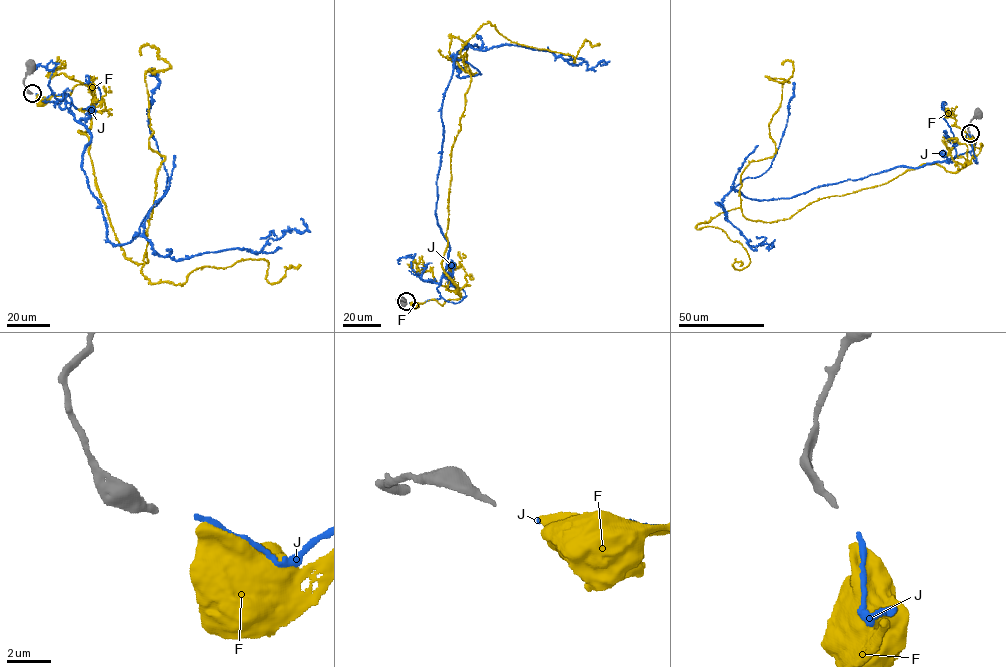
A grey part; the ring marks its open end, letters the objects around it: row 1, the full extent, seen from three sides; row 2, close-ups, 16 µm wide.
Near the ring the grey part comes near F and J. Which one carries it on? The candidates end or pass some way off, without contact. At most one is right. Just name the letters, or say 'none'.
J

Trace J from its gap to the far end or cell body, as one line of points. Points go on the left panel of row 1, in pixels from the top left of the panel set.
J: (36, 94), (66, 94), (89, 132), (82, 168), (114, 246), (257, 253), (306, 230), (300, 218)

